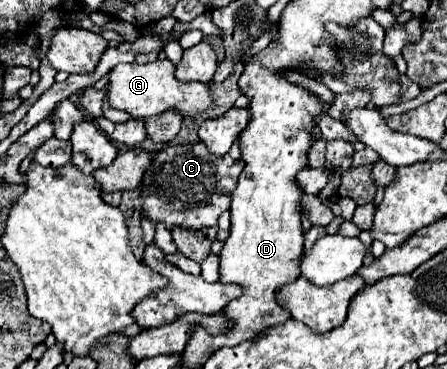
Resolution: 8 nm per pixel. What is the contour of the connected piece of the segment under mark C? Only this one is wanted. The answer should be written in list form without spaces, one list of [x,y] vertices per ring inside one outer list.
[[[237,141],[225,157],[211,155],[201,143],[165,147],[155,155],[153,165],[143,177],[143,215],[153,223],[163,221],[167,227],[215,227],[219,215],[231,207],[231,195],[243,169],[243,159],[239,155]]]

